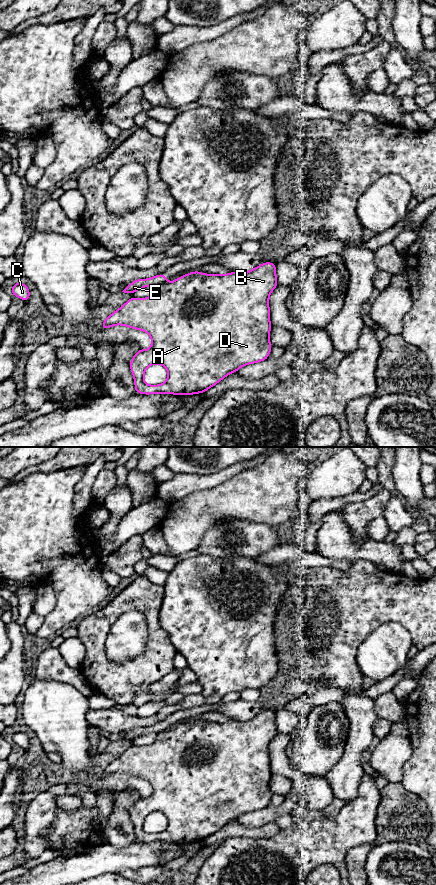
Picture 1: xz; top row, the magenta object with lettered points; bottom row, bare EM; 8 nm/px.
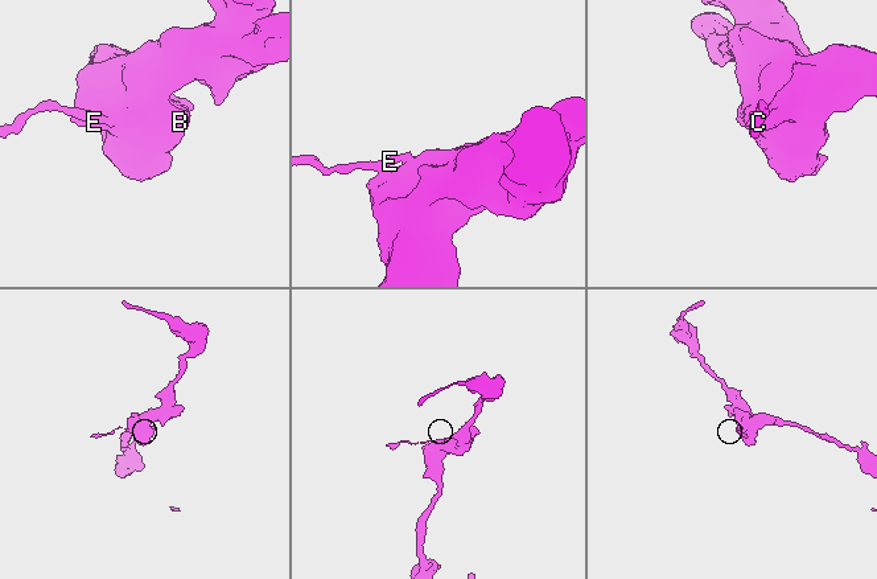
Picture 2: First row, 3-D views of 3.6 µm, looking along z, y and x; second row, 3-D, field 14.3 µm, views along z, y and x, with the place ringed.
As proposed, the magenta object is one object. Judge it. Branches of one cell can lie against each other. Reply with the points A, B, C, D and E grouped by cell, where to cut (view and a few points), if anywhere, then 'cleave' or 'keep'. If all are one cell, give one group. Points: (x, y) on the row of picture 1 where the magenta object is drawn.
groups A B D / C E; cut xz (164, 282), (157, 286); cleave

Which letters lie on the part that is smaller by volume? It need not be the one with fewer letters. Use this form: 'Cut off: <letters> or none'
Cut off: C, E

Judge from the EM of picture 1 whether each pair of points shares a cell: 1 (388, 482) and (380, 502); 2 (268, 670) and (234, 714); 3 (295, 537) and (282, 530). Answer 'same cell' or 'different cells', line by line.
1: different cells
2: different cells
3: same cell

